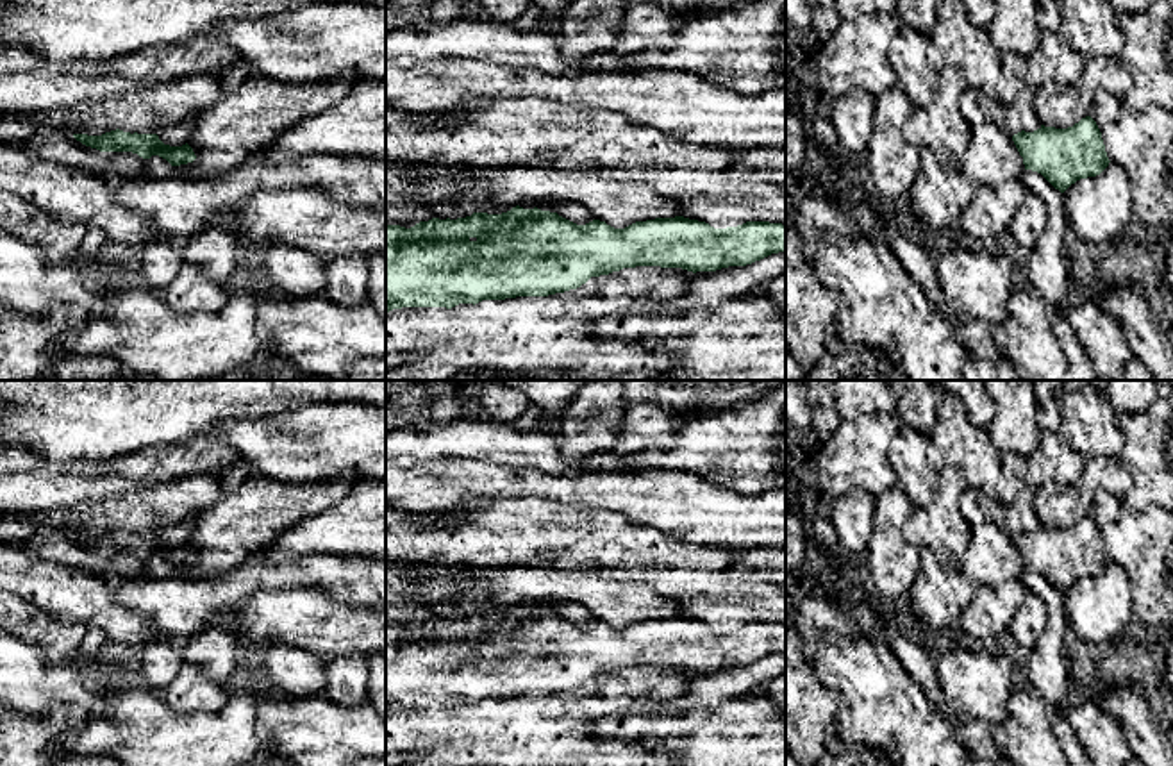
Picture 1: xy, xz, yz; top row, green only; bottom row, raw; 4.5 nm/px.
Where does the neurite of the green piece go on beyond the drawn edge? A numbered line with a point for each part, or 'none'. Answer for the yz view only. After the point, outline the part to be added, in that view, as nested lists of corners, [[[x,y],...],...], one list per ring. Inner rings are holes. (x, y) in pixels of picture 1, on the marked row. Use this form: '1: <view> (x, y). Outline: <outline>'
none

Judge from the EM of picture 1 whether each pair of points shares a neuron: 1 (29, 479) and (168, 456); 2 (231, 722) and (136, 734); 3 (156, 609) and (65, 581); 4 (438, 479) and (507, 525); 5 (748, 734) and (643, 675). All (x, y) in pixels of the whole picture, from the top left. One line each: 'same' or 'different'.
1: same
2: same
3: different
4: different
5: different

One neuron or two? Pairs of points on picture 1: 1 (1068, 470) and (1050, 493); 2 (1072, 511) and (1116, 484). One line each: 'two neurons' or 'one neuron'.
1: two neurons
2: one neuron

